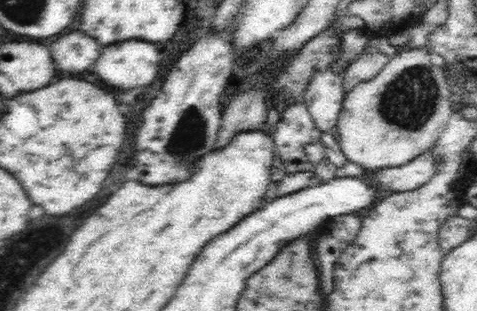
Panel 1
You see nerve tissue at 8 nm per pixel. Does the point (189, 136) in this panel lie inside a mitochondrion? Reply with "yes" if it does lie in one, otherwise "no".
yes

